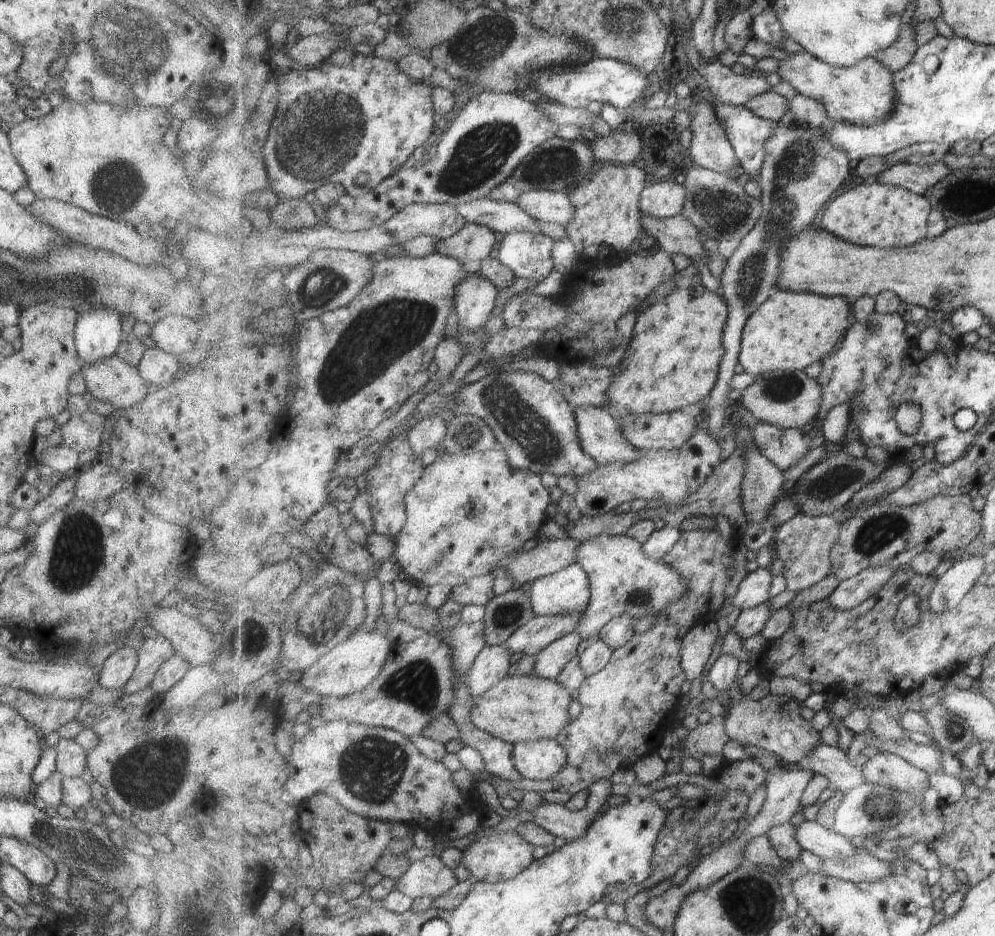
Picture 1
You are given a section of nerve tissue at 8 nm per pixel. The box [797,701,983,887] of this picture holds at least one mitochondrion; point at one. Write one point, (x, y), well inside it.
(884, 807)

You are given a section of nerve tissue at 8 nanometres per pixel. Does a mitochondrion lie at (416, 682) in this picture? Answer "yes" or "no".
yes

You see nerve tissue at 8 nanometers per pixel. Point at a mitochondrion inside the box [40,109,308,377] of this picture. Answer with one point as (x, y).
(115, 185)

